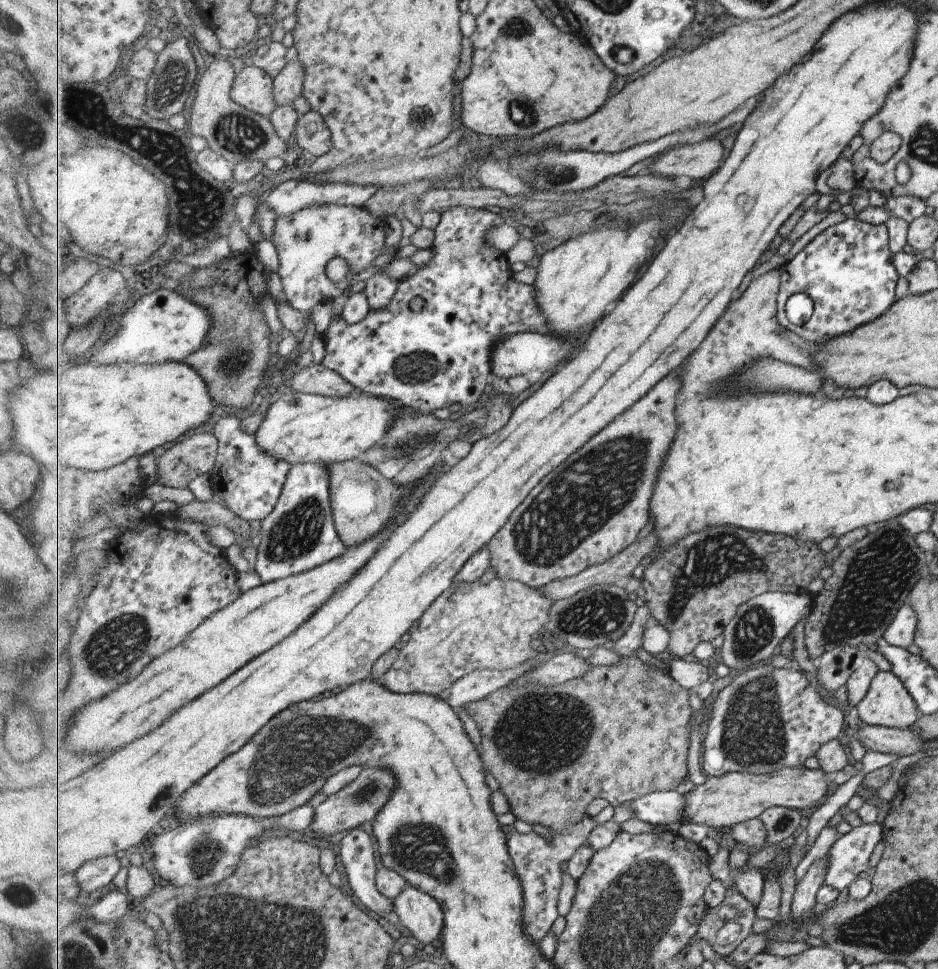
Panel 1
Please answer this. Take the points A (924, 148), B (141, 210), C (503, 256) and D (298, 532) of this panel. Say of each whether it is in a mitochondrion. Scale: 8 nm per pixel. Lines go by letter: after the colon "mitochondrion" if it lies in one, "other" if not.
A: mitochondrion
B: other
C: other
D: mitochondrion

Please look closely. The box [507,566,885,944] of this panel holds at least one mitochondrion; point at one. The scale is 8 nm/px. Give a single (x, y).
(751, 735)

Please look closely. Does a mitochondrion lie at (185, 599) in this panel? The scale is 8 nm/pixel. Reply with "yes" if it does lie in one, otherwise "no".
no

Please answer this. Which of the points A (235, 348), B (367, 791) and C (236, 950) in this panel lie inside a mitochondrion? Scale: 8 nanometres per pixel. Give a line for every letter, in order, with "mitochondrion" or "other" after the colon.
A: mitochondrion
B: mitochondrion
C: mitochondrion

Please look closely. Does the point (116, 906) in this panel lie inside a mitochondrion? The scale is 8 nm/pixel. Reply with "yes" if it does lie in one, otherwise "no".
no

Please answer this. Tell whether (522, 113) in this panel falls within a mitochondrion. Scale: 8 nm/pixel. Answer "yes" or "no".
yes

